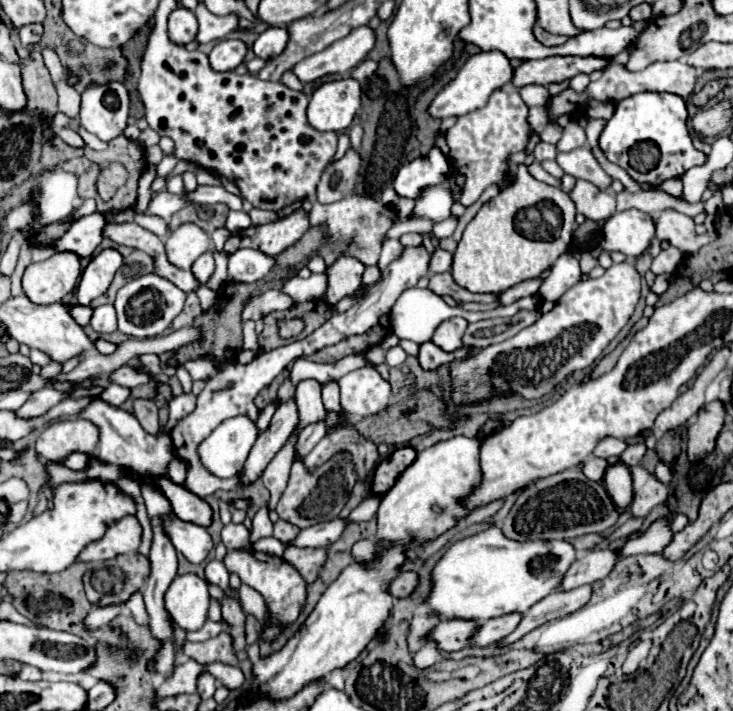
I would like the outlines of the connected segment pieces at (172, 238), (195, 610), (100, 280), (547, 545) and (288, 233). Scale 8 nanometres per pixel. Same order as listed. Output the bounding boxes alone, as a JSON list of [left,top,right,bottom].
[[166,224,212,270],[164,574,210,630],[76,248,122,306],[428,528,576,620],[224,210,310,256]]

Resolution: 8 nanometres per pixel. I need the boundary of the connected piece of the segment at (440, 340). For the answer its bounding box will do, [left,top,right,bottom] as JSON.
[432,318,468,352]

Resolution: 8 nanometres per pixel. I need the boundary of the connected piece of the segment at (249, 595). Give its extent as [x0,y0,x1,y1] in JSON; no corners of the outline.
[238,584,266,620]

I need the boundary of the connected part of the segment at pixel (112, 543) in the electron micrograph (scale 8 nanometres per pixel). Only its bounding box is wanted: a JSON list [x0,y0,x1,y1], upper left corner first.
[78,516,142,562]

